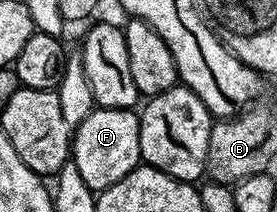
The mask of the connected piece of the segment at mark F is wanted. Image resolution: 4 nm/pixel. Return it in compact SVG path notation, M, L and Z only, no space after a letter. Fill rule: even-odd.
M96 106L82 123L74 128L72 155L83 182L92 193L106 191L114 182L122 182L141 163L140 117L130 108L101 108Z

